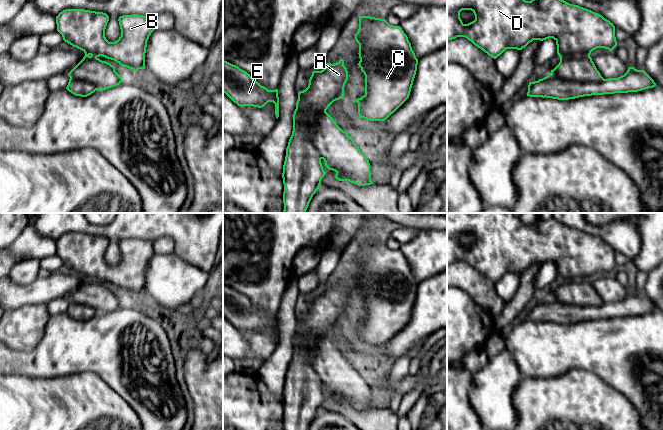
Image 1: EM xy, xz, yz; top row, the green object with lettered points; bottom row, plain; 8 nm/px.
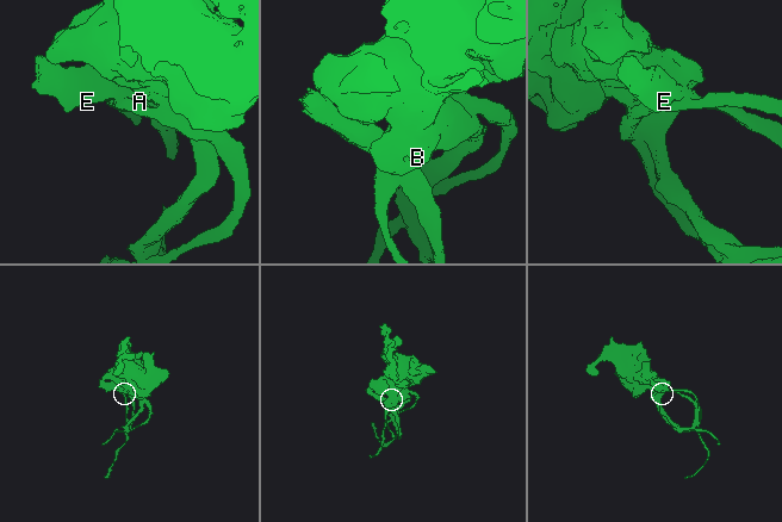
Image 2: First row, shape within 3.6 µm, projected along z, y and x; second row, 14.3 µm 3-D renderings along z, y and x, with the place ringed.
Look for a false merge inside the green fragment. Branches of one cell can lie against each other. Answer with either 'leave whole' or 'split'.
leave whole

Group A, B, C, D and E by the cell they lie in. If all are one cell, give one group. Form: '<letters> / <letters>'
A B C D E

